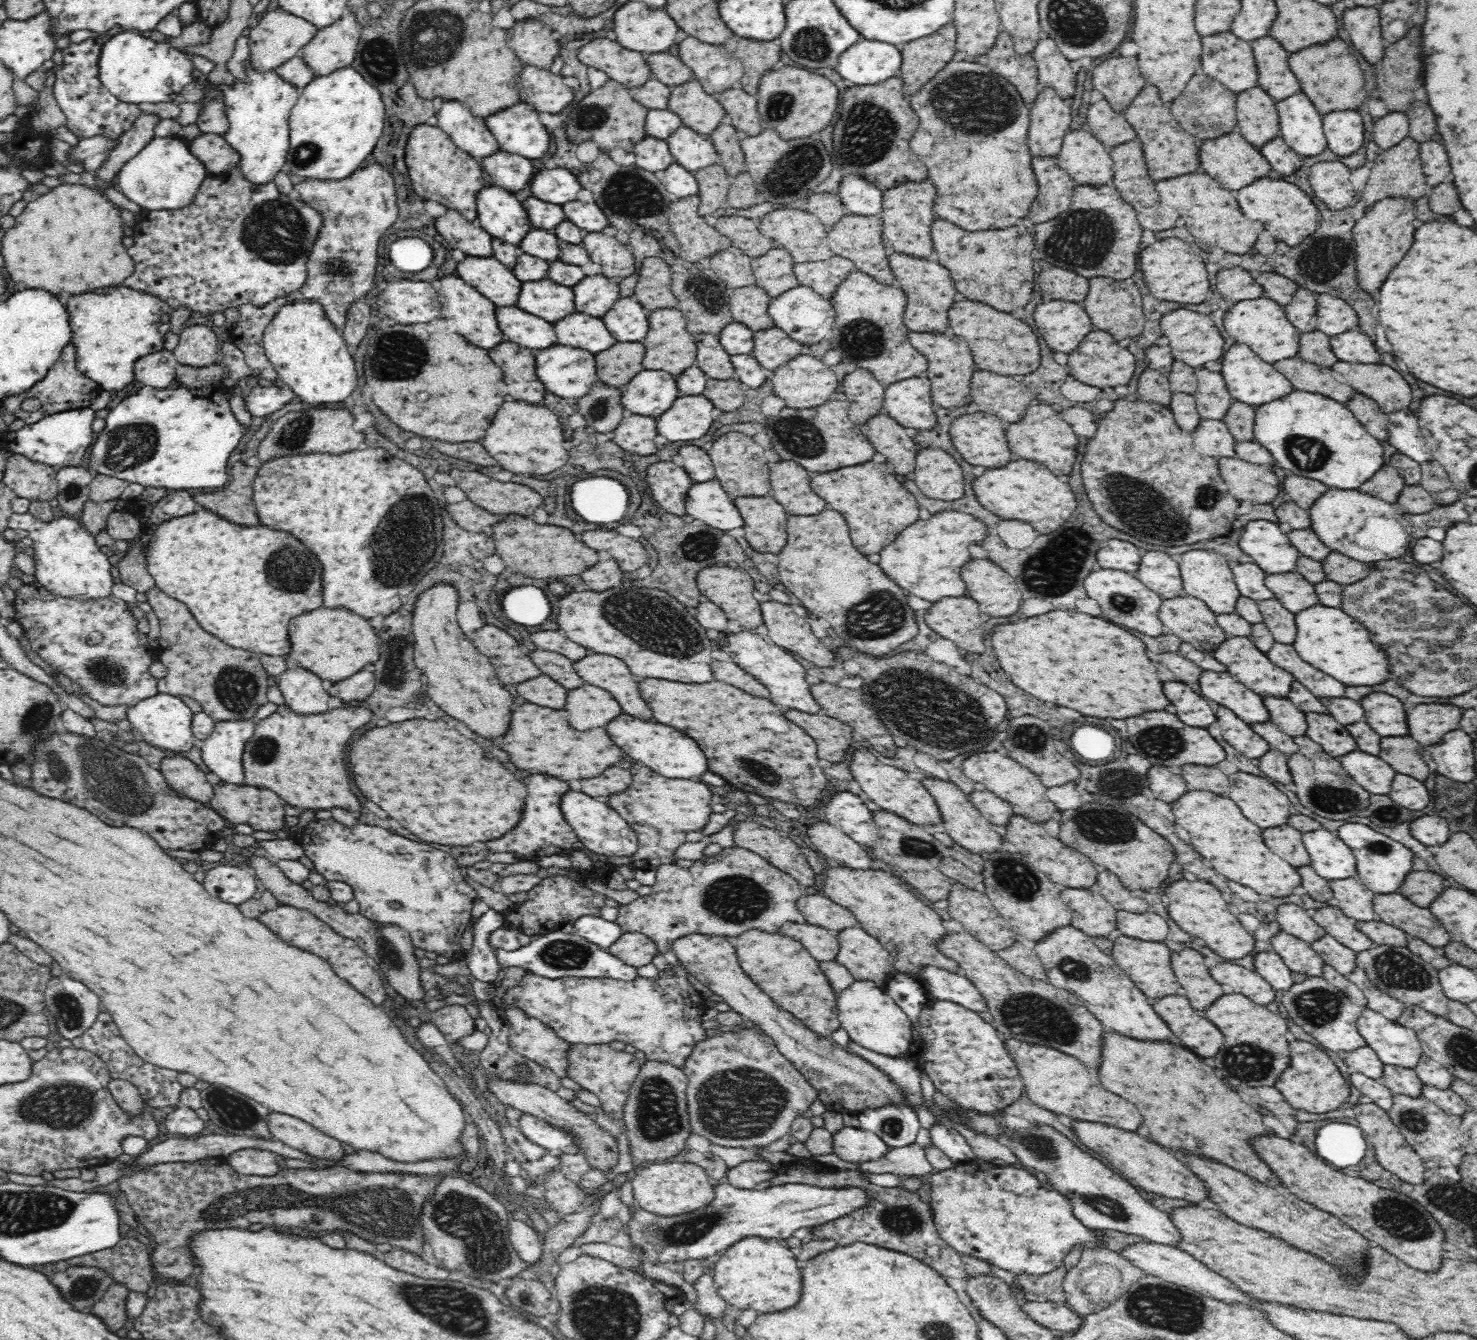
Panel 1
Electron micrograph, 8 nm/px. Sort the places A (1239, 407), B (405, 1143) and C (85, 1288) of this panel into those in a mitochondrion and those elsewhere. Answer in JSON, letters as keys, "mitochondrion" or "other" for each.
{"A":"other","B":"other","C":"mitochondrion"}

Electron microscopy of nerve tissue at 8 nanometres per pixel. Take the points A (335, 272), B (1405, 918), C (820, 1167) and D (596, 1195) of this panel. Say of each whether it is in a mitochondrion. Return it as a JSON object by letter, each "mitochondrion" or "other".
{"A":"mitochondrion","B":"other","C":"other","D":"other"}

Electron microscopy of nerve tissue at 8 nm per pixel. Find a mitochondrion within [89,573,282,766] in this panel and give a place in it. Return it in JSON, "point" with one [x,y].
{"point":[235,688]}

